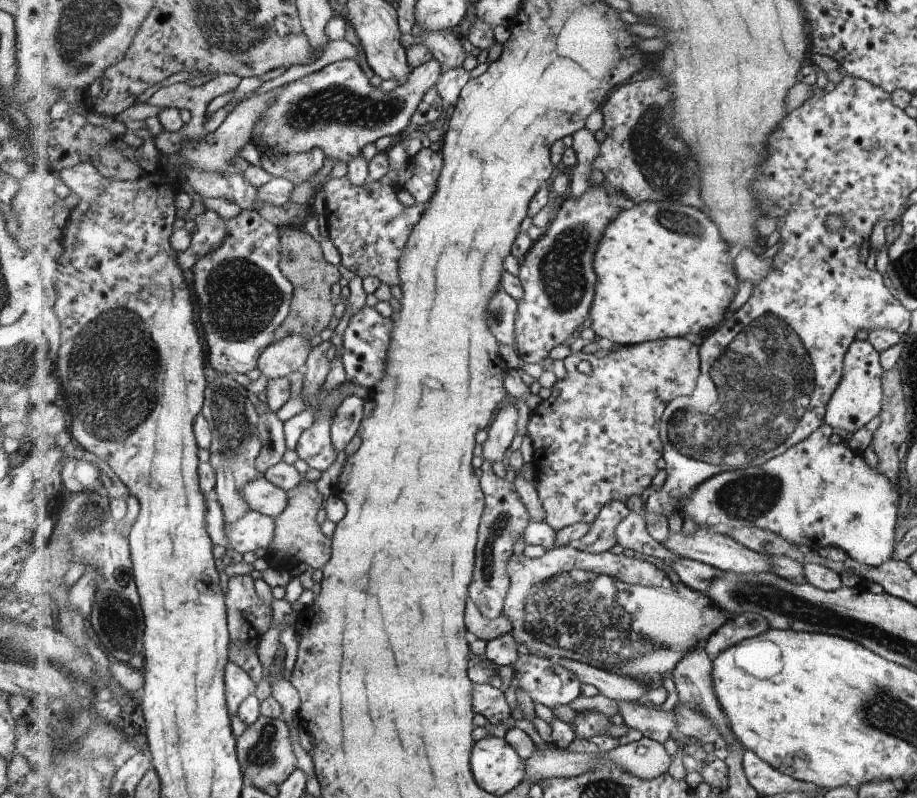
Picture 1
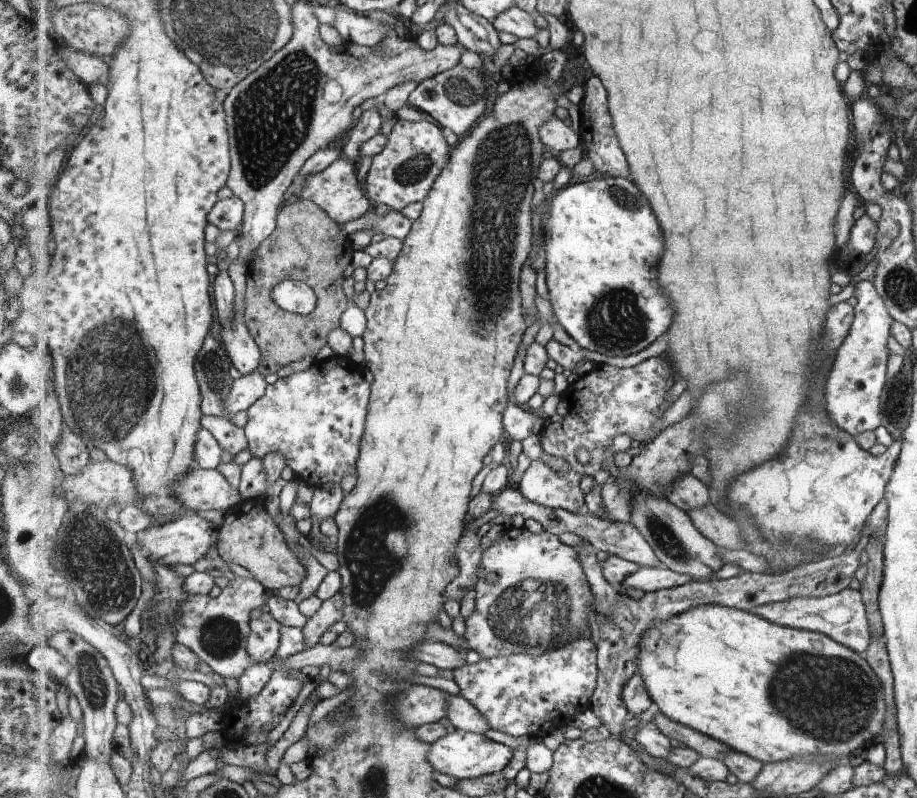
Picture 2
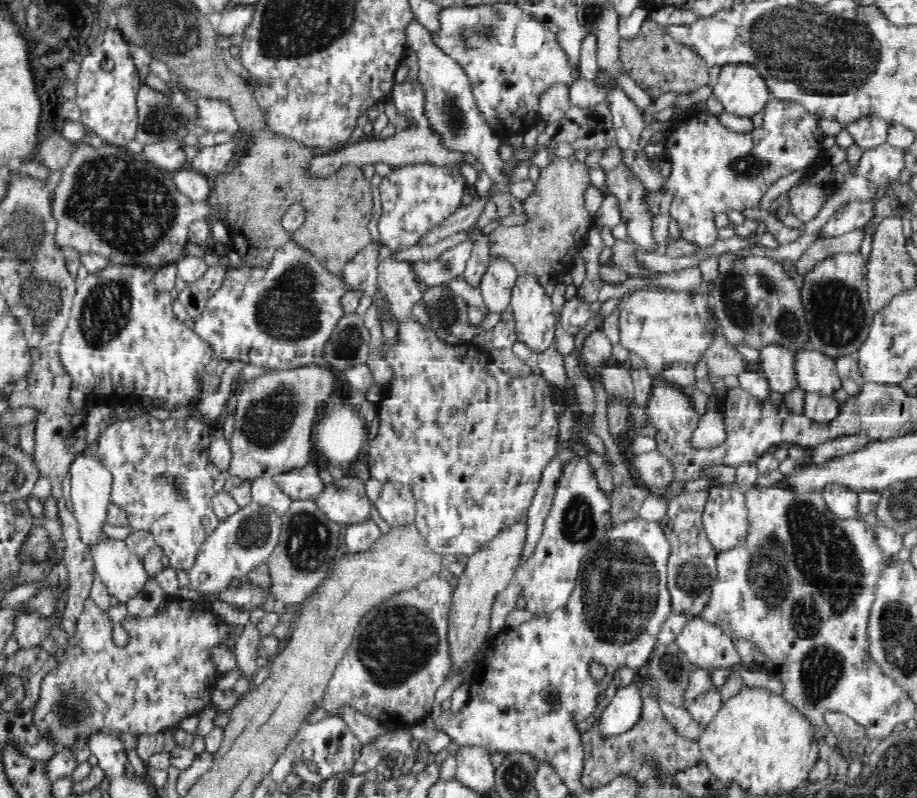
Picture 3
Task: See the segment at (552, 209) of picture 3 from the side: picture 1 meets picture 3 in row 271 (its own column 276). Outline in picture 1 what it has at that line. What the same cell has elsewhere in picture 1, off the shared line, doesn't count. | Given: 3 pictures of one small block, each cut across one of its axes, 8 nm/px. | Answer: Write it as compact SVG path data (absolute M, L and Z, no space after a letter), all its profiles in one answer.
M302 478L302 482L288 491L287 509L274 520L276 525L274 540L266 550L259 550L256 557L265 556L275 570L292 570L299 563L306 563L313 570L322 570L332 558L332 540L327 538L318 522L318 513L321 511L326 497L319 492L317 484Z

